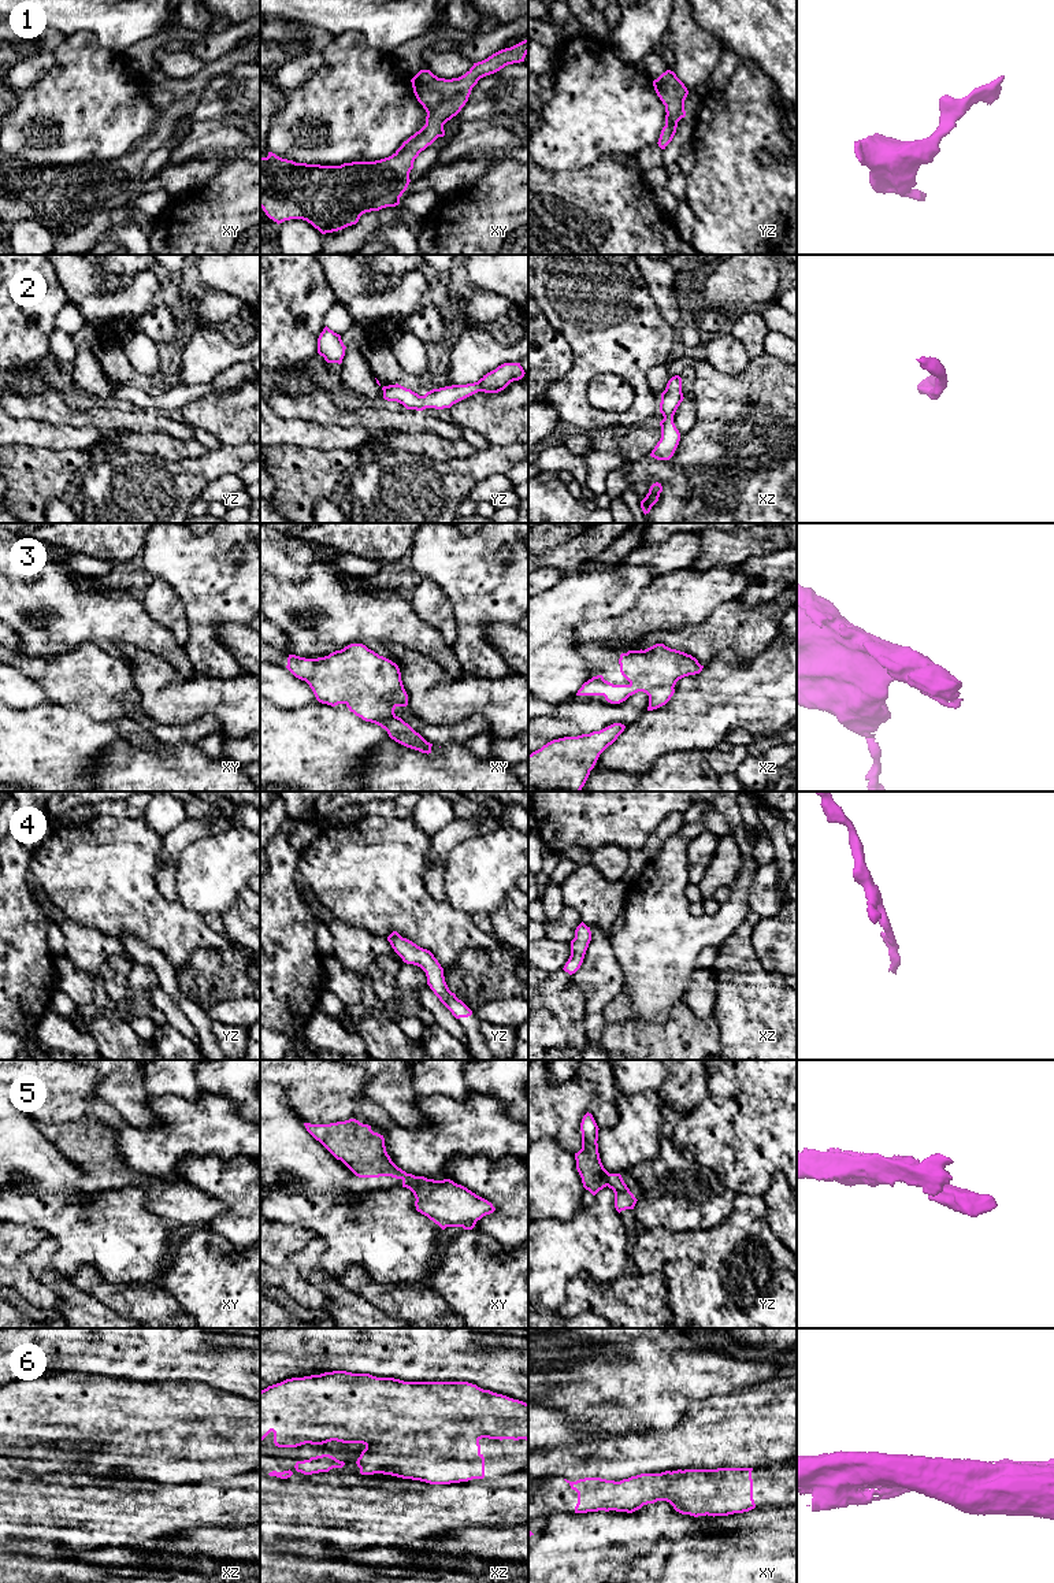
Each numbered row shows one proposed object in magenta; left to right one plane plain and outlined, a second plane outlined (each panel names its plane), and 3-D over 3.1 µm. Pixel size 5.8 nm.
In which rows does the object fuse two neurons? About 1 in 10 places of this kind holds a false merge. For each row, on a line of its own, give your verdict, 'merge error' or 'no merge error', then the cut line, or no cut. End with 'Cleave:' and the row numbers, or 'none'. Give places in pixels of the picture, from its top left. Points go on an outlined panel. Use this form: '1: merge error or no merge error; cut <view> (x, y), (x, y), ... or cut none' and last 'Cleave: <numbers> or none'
1: no merge error; cut none
2: no merge error; cut none
3: no merge error; cut none
4: no merge error; cut none
5: no merge error; cut none
6: no merge error; cut none
Cleave: none

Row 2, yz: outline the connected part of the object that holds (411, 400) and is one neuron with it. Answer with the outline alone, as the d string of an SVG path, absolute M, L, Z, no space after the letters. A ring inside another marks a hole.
M504 363L496 370L483 375L478 382L433 389L424 396L419 396L417 393L398 383L383 386L382 390L385 400L397 401L407 409L444 409L450 408L453 404L478 392L498 393L504 390L511 382L522 379L524 374L526 372L520 363Z

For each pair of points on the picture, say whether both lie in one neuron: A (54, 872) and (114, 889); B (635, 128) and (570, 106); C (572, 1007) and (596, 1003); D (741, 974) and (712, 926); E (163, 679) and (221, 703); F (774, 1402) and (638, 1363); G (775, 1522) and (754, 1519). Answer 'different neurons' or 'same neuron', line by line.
A: same neuron
B: same neuron
C: different neurons
D: different neurons
E: same neuron
F: different neurons
G: same neuron

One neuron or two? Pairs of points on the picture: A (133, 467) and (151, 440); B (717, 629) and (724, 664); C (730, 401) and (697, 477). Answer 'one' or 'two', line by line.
A: two
B: two
C: one

